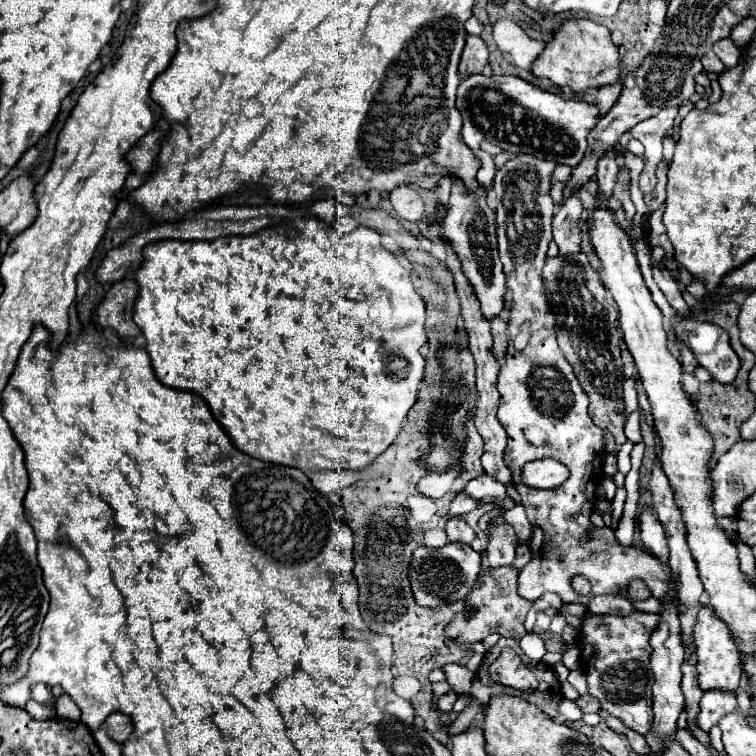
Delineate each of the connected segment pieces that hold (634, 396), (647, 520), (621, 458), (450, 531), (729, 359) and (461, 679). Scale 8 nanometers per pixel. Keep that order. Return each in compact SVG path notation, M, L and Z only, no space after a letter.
M635 376L627 379L623 384L623 399L626 413L631 413L639 408L638 389L635 383Z
M645 507L637 519L639 529L641 529L641 539L645 547L655 555L655 559L663 561L665 565L669 563L669 545L667 545L667 535L659 519L655 517L653 507Z
M627 440L626 443L624 443L617 456L617 468L618 471L622 474L626 475L630 469L631 469L631 459L630 459L630 453L634 447L634 444Z
M451 517L445 525L445 531L453 543L471 543L475 539L475 531L461 517Z
M721 331L717 347L711 353L705 355L695 355L699 365L705 367L711 377L719 383L731 383L739 371L739 357L737 353L731 349L729 345L729 335L725 331Z
M451 663L451 665L445 665L443 671L447 675L447 683L455 689L455 693L467 693L471 689L473 673L465 665Z

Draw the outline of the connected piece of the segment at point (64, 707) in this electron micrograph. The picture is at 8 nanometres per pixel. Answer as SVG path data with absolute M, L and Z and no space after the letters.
M62 694L55 699L57 717L78 721L81 717L81 711L67 694Z

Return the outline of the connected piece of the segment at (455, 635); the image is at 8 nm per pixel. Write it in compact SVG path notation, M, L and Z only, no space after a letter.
M513 565L499 567L499 569L485 569L475 585L475 589L467 595L467 609L463 613L457 613L451 625L447 627L447 637L455 639L457 643L475 643L485 639L489 633L499 633L503 637L521 641L521 637L527 635L523 623L527 617L527 611L531 609L531 601L523 601L517 593L517 575L519 571Z

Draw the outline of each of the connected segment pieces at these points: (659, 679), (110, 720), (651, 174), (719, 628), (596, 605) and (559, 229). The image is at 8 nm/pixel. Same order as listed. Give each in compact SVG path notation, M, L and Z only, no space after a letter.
M667 597L667 601L661 601L661 607L663 607L663 611L659 611L659 625L651 633L651 647L653 647L651 671L655 675L655 685L653 685L653 729L651 729L649 735L645 735L645 739L651 747L651 755L655 755L663 749L661 737L675 733L675 723L677 723L681 711L685 709L685 699L683 699L683 693L681 693L681 665L683 665L685 649L681 645L681 629L679 629L679 617L677 617L679 613L677 613L671 597Z
M111 713L111 715L105 719L105 729L107 729L107 735L109 735L115 743L123 745L123 743L131 737L131 733L133 733L133 723L131 723L131 719L129 719L127 715L123 715L123 713Z
M665 107L661 109L657 115L637 123L633 129L631 129L631 135L635 139L639 139L645 147L645 169L641 173L641 191L643 193L651 193L657 179L655 179L655 167L657 163L663 159L663 137L665 133L673 127L673 119L677 117L679 113L679 107Z
M703 605L697 615L695 645L697 645L697 665L699 665L699 687L703 691L707 691L707 689L735 691L739 687L739 679L741 679L741 657L737 653L737 647L729 641L727 627L723 625L723 621L715 615L715 611L711 607Z
M593 597L589 611L605 615L631 615L635 613L635 607L625 597Z
M577 195L567 197L567 201L559 205L559 211L553 217L553 241L559 245L559 255L571 255L581 251L581 213L583 205Z

